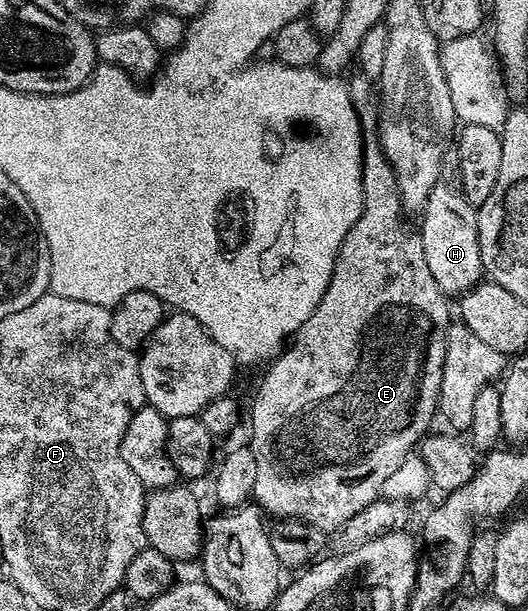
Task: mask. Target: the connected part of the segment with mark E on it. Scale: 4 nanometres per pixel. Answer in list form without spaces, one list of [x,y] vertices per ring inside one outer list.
[[[354,74],[354,78],[348,80],[347,86],[350,91],[350,99],[354,105],[354,109],[358,113],[359,125],[363,129],[363,174],[361,175],[361,187],[363,188],[363,206],[361,207],[361,215],[357,219],[357,223],[353,223],[353,227],[349,231],[349,235],[345,235],[345,239],[341,243],[341,247],[337,251],[337,259],[335,260],[335,266],[333,267],[333,275],[329,279],[329,287],[325,291],[325,295],[321,299],[321,303],[317,303],[317,307],[313,311],[313,315],[309,315],[309,319],[305,319],[305,323],[301,323],[301,327],[295,332],[294,337],[290,338],[289,344],[284,348],[283,352],[275,358],[274,361],[270,362],[267,374],[264,375],[263,379],[259,383],[259,390],[255,393],[255,402],[251,405],[251,441],[249,441],[249,448],[255,453],[257,459],[257,483],[255,484],[255,491],[253,494],[254,500],[257,502],[258,508],[262,510],[264,514],[270,515],[272,513],[275,519],[298,519],[302,522],[306,522],[309,525],[315,525],[317,528],[323,530],[325,534],[331,535],[334,529],[337,531],[342,530],[344,525],[357,516],[363,508],[369,507],[374,501],[380,500],[382,484],[385,483],[385,479],[389,475],[393,474],[393,471],[397,467],[401,467],[407,456],[413,453],[413,450],[418,446],[419,442],[424,437],[428,436],[429,430],[432,428],[431,420],[437,417],[437,410],[439,407],[439,392],[441,391],[441,375],[443,374],[443,364],[445,363],[445,347],[447,346],[447,326],[452,324],[453,313],[447,310],[448,298],[439,289],[437,283],[433,281],[432,272],[429,271],[428,264],[425,263],[425,255],[422,254],[422,241],[419,238],[418,232],[413,228],[410,229],[407,226],[405,216],[405,210],[401,203],[401,195],[399,194],[399,188],[397,187],[397,175],[393,175],[393,167],[389,163],[389,159],[385,155],[385,151],[380,146],[378,132],[379,121],[379,109],[378,109],[378,96],[370,78],[367,78],[363,74]]]

